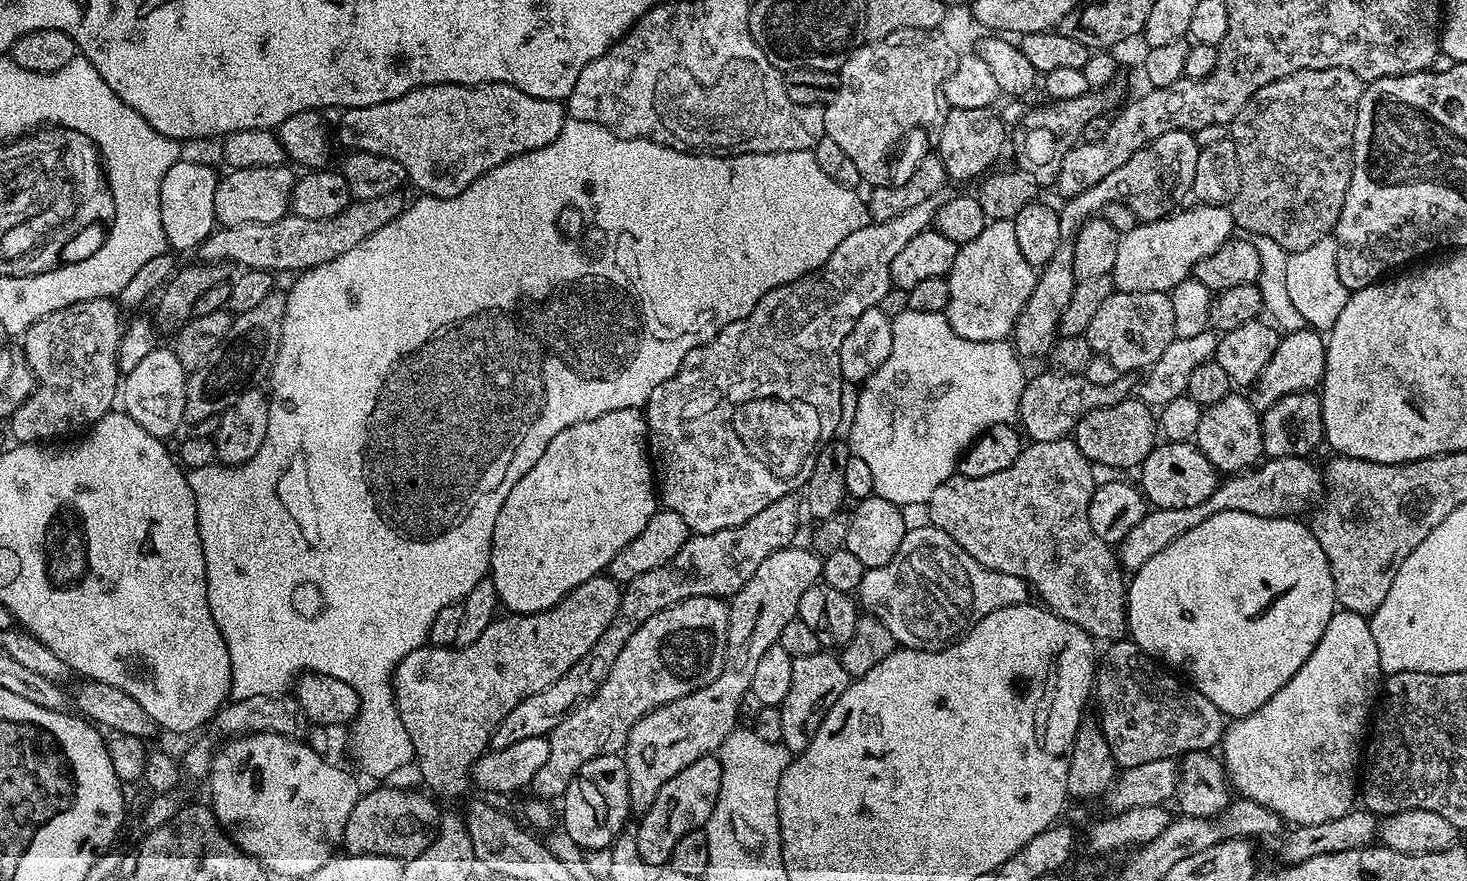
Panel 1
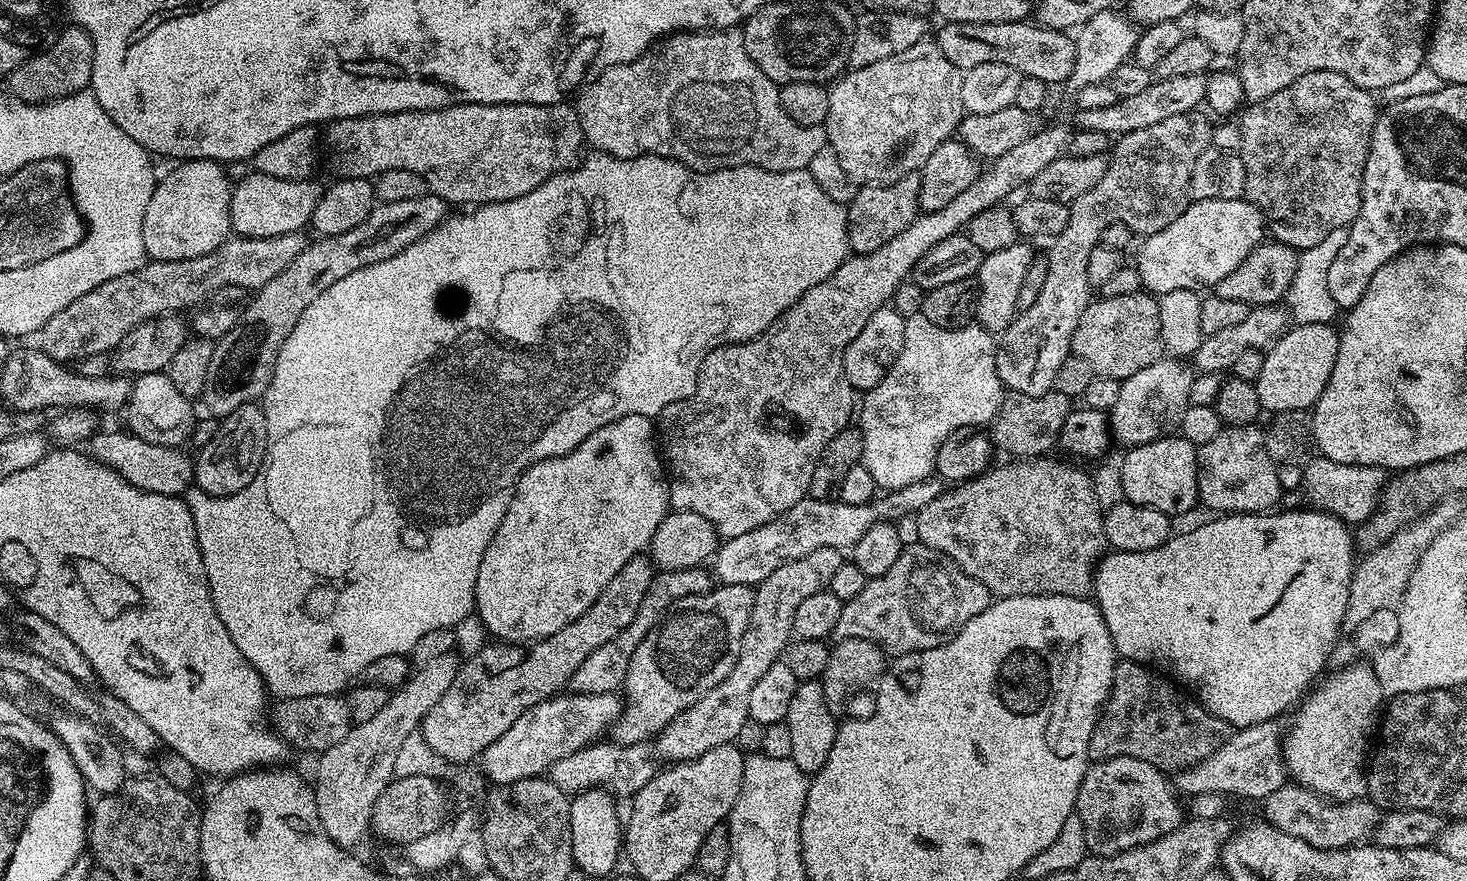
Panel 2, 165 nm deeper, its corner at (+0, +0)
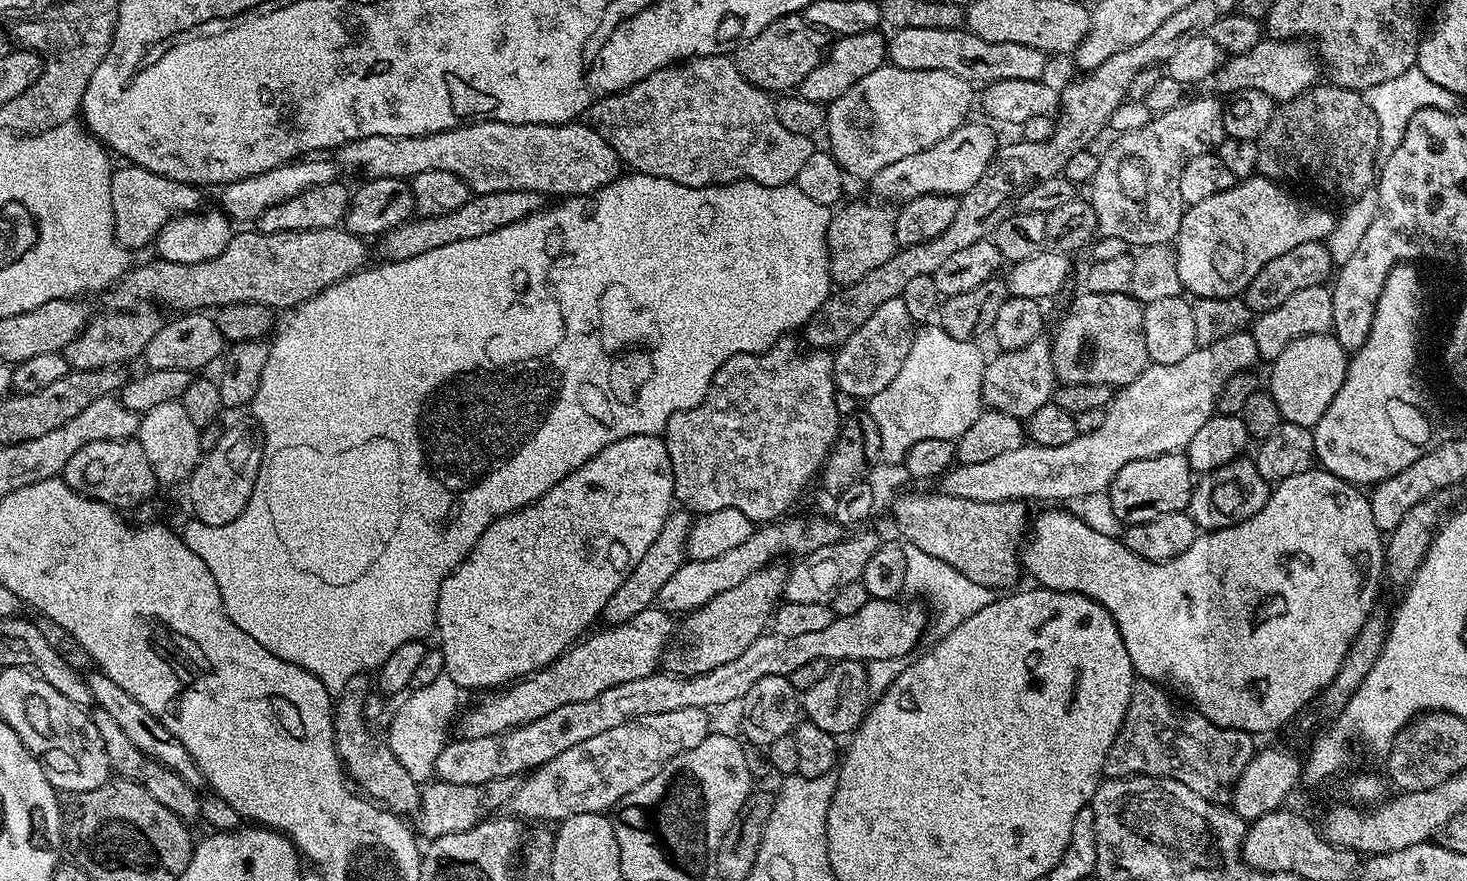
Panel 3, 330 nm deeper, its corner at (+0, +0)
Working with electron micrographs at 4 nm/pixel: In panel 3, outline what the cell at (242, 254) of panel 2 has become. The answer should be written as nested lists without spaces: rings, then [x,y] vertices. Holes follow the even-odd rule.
[[[136,306],[131,310],[107,310],[101,316],[93,315],[86,327],[66,346],[63,356],[73,369],[81,368],[114,368],[127,365],[127,360],[143,357],[146,346],[150,346],[150,338],[162,330],[166,323],[160,317],[161,309],[156,306]]]

